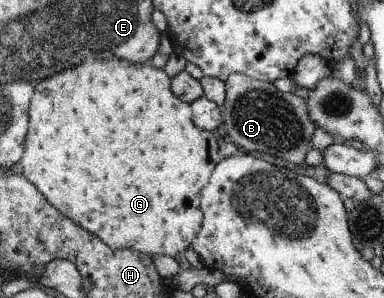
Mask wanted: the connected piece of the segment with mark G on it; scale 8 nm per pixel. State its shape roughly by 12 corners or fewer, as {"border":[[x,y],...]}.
{"border":[[163,69],[33,84],[25,180],[107,248],[183,254],[215,137]]}

